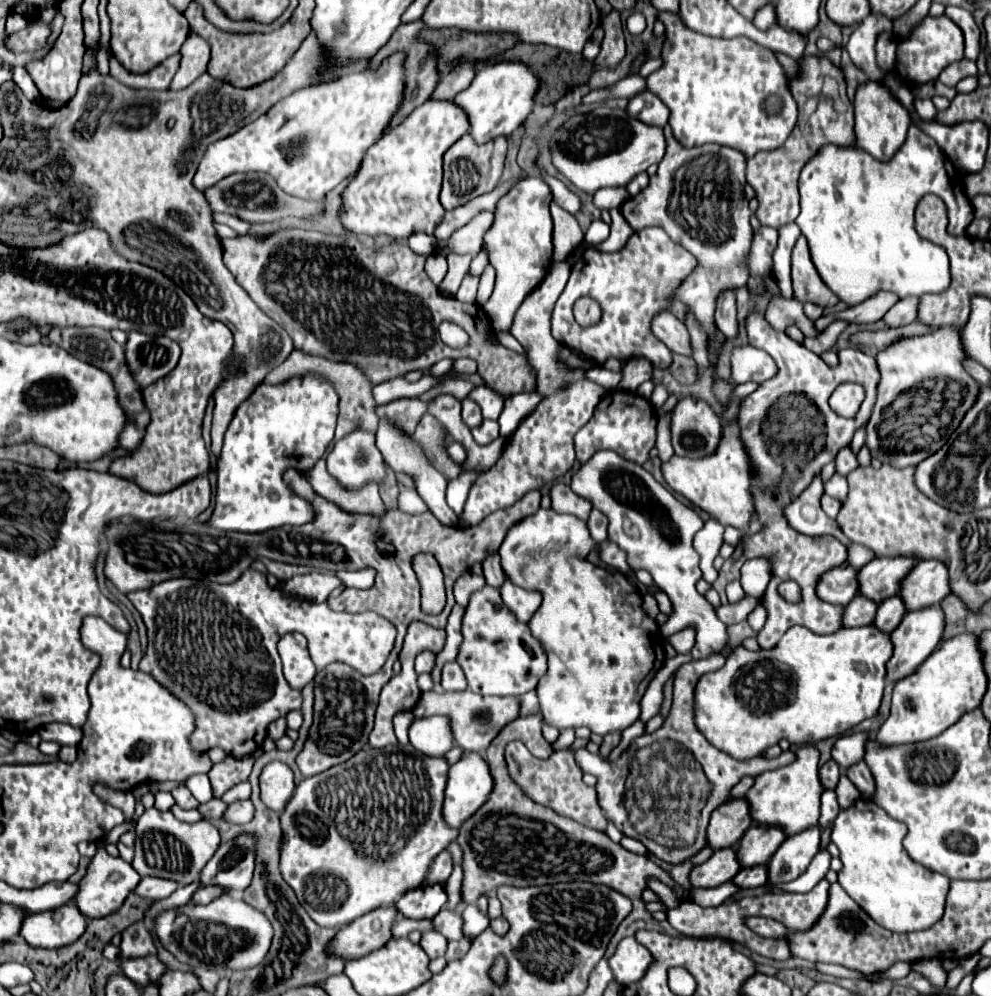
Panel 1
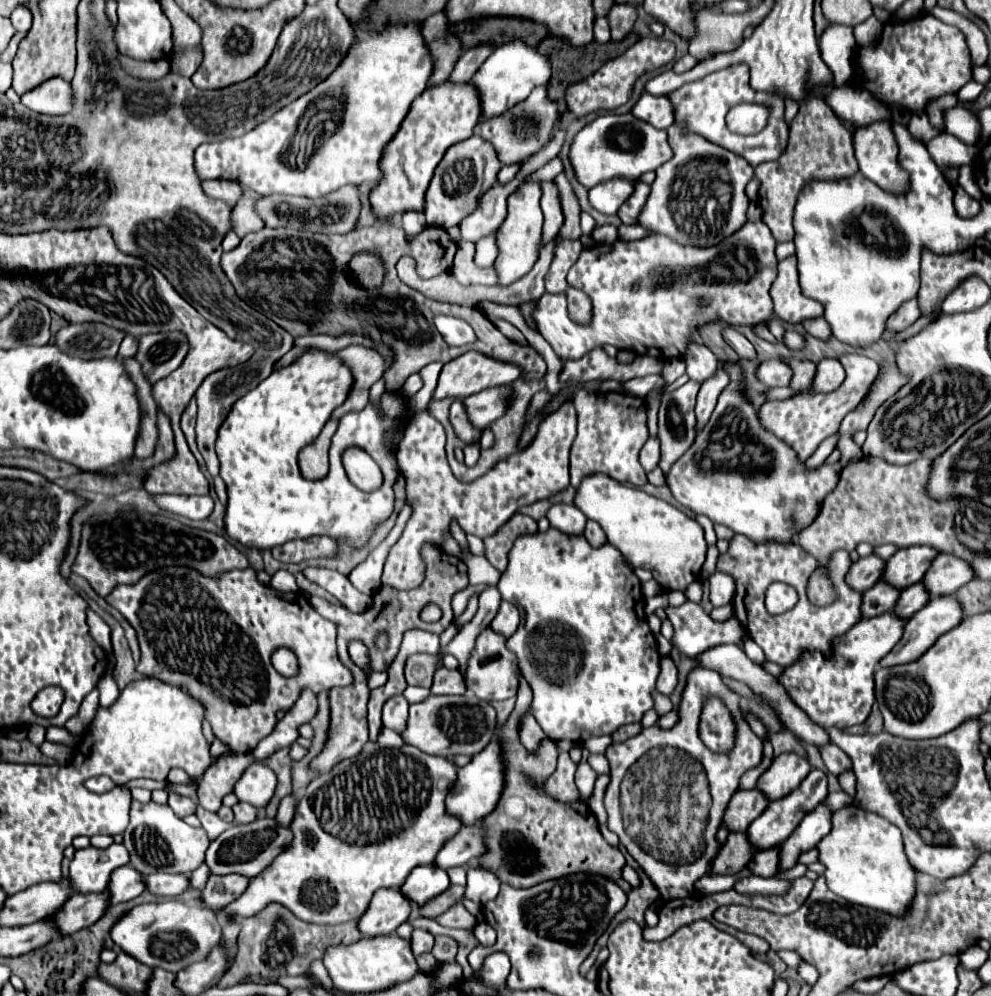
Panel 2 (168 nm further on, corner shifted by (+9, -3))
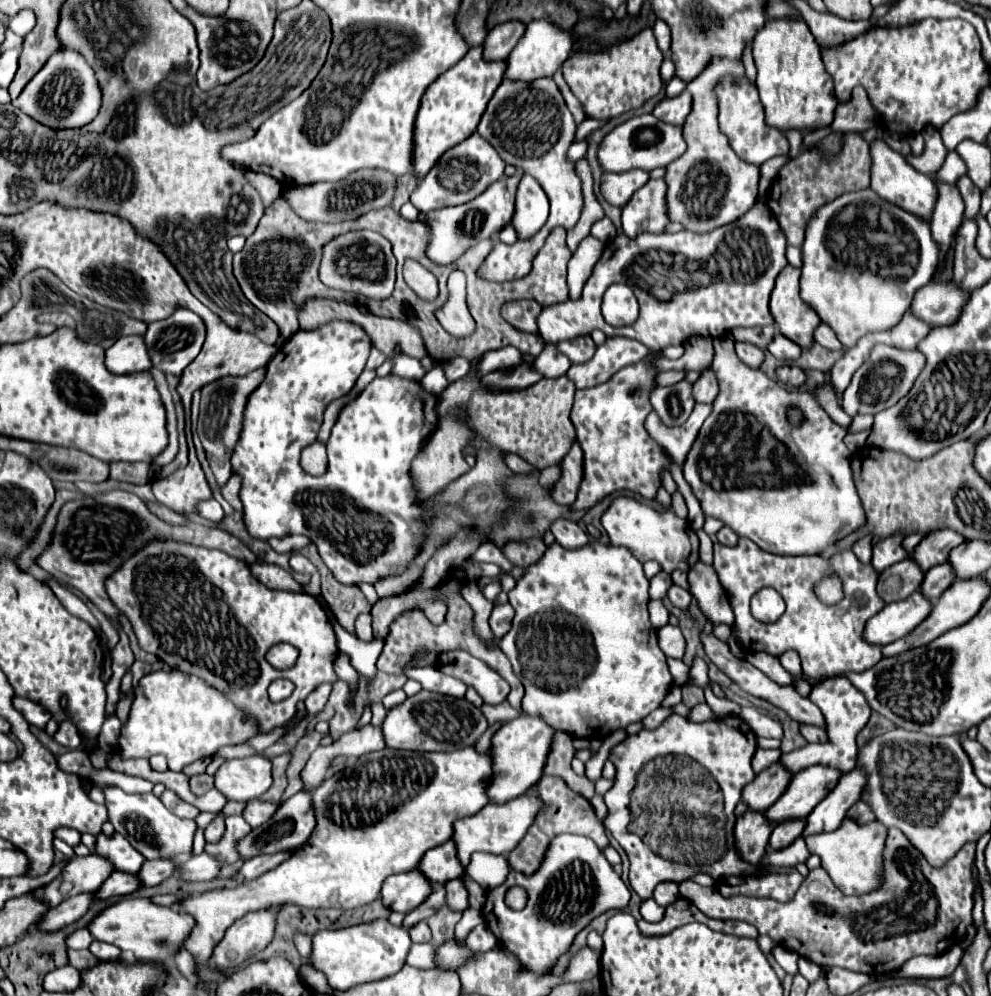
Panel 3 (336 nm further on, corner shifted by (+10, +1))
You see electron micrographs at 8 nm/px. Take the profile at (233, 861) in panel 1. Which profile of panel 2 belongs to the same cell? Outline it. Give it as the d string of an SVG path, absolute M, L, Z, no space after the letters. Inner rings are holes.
M263 817L247 825L233 825L233 829L227 829L221 833L207 849L205 863L209 865L211 873L215 875L229 875L229 873L241 873L247 877L259 875L265 867L273 863L273 859L285 851L293 841L291 827L281 827L275 819Z

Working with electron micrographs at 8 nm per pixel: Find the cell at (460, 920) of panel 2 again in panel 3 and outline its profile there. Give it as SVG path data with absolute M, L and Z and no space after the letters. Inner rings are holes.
M460 879L448 881L448 883L446 883L446 891L448 891L448 895L446 895L448 907L450 907L452 911L464 913L464 911L468 909L468 893L466 893L462 881L460 881Z

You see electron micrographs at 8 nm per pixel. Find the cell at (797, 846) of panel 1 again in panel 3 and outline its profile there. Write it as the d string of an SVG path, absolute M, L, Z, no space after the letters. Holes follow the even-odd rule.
M856 767L854 771L842 775L838 785L812 809L806 817L802 839L836 829L846 817L846 811L860 799L860 789L864 789L864 773Z

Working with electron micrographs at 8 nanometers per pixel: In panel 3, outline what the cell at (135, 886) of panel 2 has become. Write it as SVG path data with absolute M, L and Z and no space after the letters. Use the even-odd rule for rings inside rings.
M144 861L142 869L136 873L142 887L154 887L166 877L170 877L176 869L176 861Z

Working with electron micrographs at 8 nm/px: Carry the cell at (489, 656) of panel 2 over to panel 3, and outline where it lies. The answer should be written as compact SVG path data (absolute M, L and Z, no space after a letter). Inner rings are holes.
M466 651L440 653L436 667L452 677L460 677L466 685L472 685L480 693L484 703L498 705L510 691L510 685L508 681L504 681L504 677L500 677L484 661L472 659L472 655L468 655Z

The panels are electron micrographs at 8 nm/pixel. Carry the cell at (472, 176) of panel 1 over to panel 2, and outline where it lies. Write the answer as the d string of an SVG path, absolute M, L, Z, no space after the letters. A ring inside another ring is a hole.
M473 135L471 139L449 147L445 157L437 165L435 175L433 175L427 195L425 195L423 213L427 217L427 225L443 227L443 229L457 225L463 217L467 217L477 207L479 197L489 187L493 187L493 183L497 181L499 169L501 169L501 163L495 155L493 145L487 143L485 139L481 139L479 135Z

